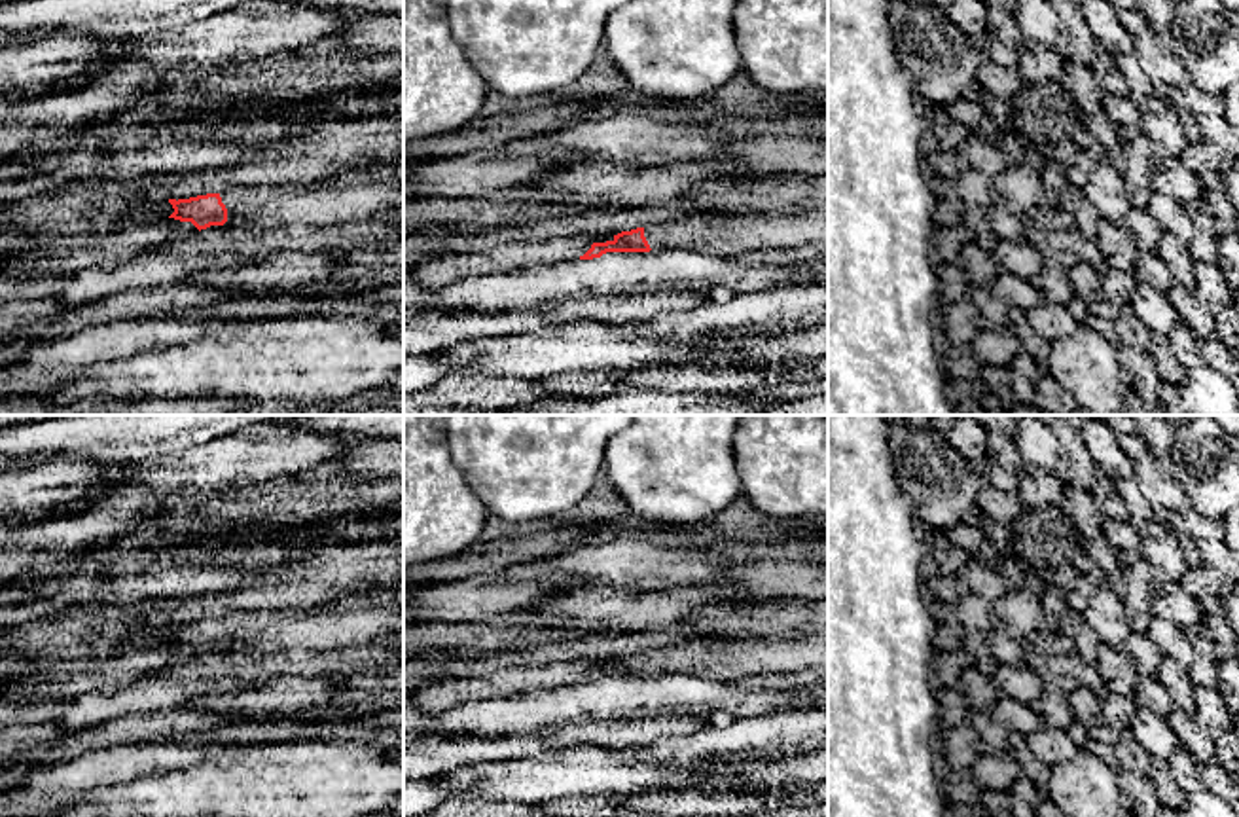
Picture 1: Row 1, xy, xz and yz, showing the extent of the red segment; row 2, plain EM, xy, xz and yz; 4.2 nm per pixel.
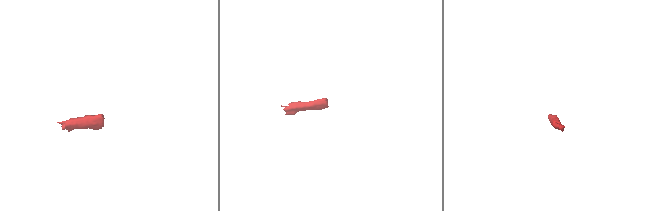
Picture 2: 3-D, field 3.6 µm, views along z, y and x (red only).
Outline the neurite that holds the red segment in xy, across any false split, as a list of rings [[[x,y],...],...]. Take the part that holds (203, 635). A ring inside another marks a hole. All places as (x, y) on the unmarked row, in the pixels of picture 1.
[[[343,595],[313,608],[237,610],[222,618],[206,618],[189,624],[169,624],[174,637],[169,643],[191,646],[199,656],[224,650],[239,643],[242,652],[275,654],[292,648],[328,650],[373,643],[404,629],[404,595]]]

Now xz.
[[[739,633],[733,637],[669,637],[657,648],[593,667],[580,684],[606,677],[695,675],[731,684],[748,675],[788,675],[828,665],[828,635]]]

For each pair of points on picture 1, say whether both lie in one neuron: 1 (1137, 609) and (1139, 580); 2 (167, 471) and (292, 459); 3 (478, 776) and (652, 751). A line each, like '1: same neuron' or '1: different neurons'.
1: same neuron
2: same neuron
3: different neurons

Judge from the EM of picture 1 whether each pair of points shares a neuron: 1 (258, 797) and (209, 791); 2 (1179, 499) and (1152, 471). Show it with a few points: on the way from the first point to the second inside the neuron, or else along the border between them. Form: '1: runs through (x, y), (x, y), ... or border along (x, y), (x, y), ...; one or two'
1: runs through (247, 791), (220, 791); one
2: runs through (1171, 491), (1158, 478); one

